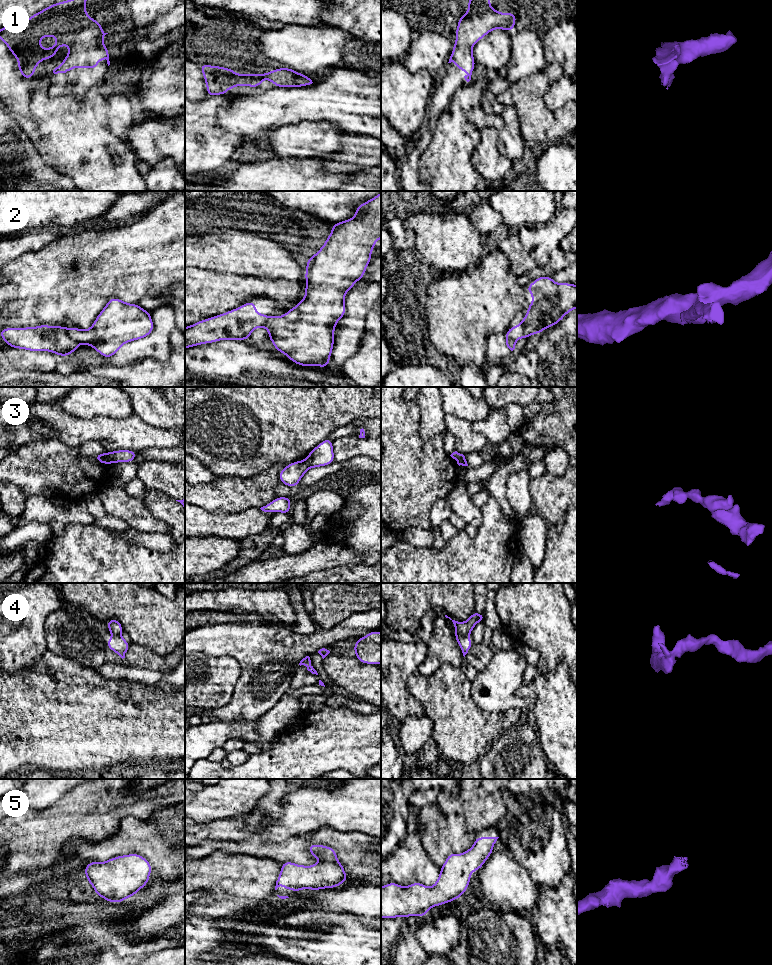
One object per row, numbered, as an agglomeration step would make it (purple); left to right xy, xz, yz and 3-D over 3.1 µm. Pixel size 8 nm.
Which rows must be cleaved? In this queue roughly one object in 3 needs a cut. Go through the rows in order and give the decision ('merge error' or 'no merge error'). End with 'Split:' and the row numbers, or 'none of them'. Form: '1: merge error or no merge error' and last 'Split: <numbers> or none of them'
1: no merge error
2: merge error
3: merge error
4: merge error
5: no merge error
Split: 2, 3, 4

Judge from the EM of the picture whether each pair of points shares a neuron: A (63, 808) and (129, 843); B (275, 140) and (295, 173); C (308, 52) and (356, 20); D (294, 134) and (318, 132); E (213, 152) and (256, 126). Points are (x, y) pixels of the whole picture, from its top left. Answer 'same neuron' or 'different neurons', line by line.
A: different neurons
B: different neurons
C: same neuron
D: same neuron
E: different neurons

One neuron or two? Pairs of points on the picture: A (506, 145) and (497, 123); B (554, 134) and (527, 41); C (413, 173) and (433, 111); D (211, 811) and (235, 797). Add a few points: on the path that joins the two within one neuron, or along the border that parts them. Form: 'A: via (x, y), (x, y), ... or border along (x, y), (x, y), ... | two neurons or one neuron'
A: border along (499, 114), (503, 120), (503, 127), (499, 131) | two neurons
B: border along (545, 50), (546, 67), (515, 83) | two neurons
C: via (413, 158), (429, 126) | one neuron
D: via (217, 805), (229, 798) | one neuron

